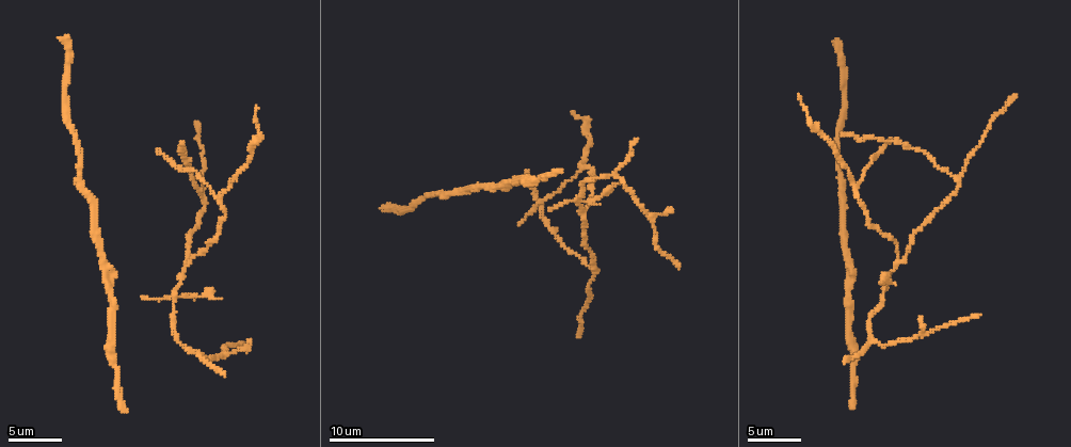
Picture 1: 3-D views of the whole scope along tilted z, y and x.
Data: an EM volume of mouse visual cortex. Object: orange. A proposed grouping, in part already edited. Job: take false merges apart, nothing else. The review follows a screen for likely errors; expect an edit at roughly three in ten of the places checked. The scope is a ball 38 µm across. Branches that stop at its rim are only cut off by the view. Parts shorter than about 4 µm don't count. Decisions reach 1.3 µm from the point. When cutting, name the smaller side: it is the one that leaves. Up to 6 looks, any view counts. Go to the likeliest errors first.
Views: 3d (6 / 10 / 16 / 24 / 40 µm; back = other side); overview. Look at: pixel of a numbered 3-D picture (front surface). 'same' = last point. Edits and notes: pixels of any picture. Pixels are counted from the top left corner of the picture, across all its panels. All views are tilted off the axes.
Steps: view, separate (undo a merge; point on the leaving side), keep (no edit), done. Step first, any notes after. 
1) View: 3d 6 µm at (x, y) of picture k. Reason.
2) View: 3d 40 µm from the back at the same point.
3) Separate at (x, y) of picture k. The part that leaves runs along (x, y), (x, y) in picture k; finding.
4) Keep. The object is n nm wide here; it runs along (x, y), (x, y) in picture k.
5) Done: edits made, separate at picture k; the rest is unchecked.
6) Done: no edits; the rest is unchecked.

View: 3d 10 µm at (883, 288) of picture 1. Four-way junction.

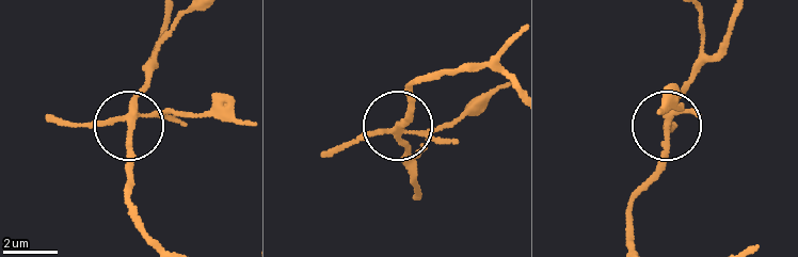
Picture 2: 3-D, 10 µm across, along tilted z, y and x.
Separate at (90, 128) of picture 2. The part that leaves runs along (129, 116), (238, 121) in picture 2; a second cell is stuck on.

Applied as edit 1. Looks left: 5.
View: overview. Redraw.

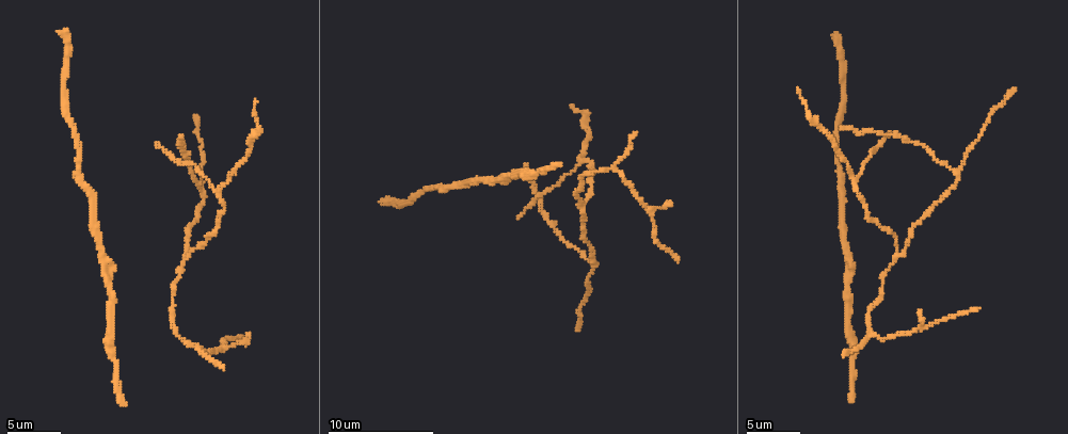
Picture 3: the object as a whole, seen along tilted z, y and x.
View: 3d 16 µm at (958, 172) of picture 3. Branch point.

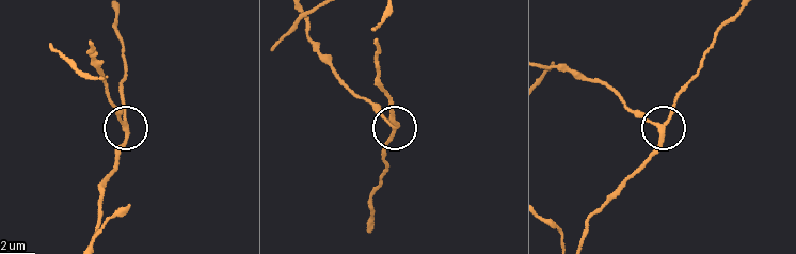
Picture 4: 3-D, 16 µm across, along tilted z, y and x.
Keep. It runs along (378, 40), (378, 80), (397, 125), (384, 153) in picture 4; one cell here.

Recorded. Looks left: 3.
View: 3d 10 µm at (854, 179) of picture 3.

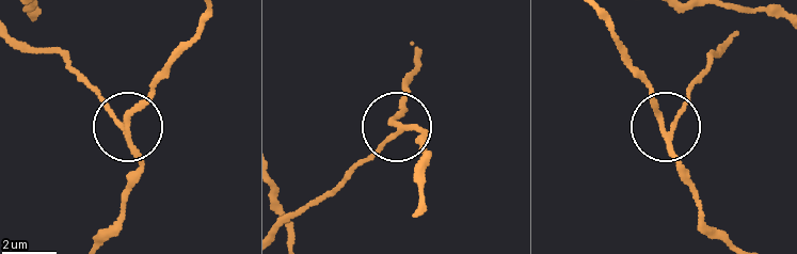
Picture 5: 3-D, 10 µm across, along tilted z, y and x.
View: 3d 6 µm at (123, 123) of picture 5.

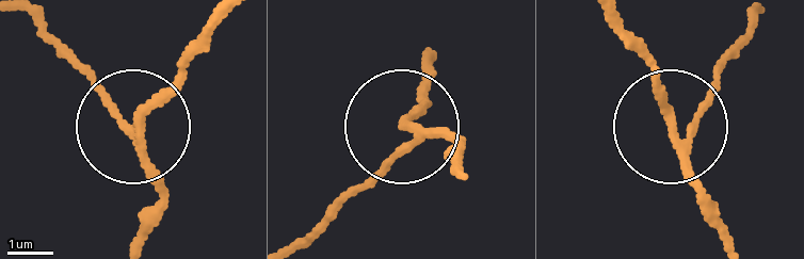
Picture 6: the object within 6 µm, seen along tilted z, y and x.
Separate at (101, 94) of picture 6. The part that leaves runs along (688, 133), (755, 16) in picture 6; two cells meet here.

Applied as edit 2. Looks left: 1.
Done: edits made, separate at picture 2, separate at picture 6; the rest is unchecked.

